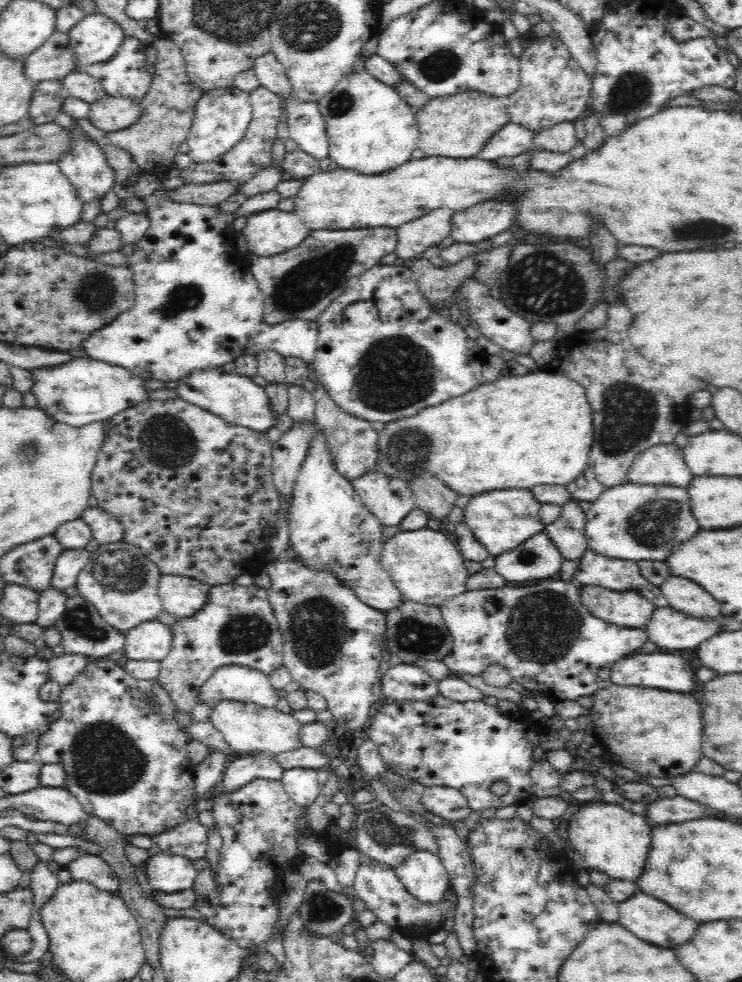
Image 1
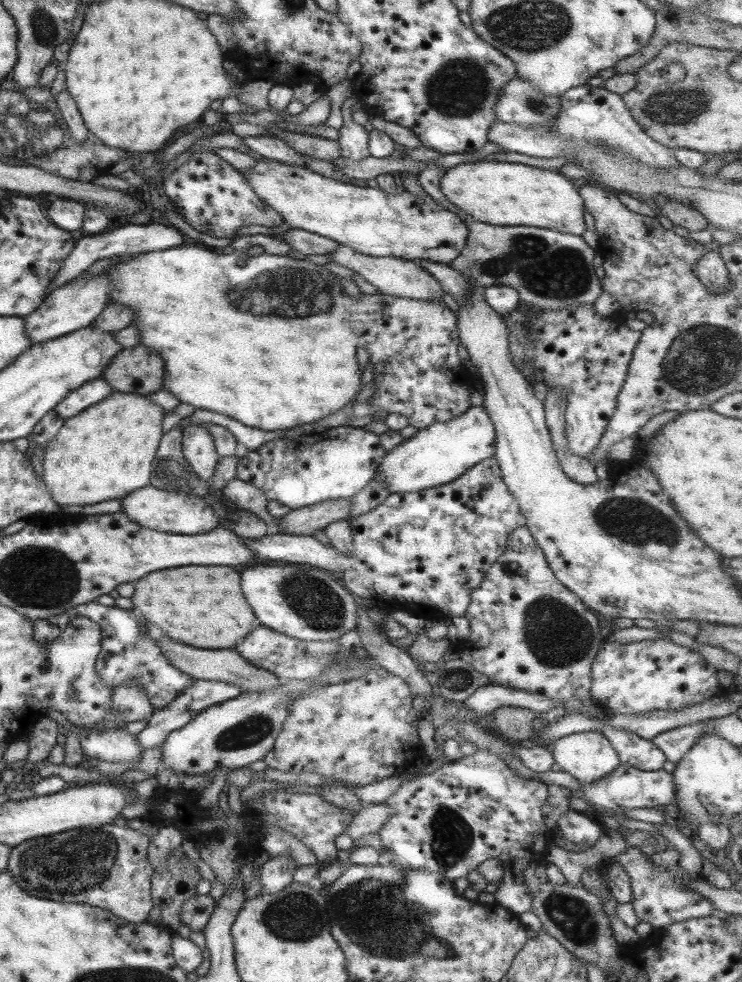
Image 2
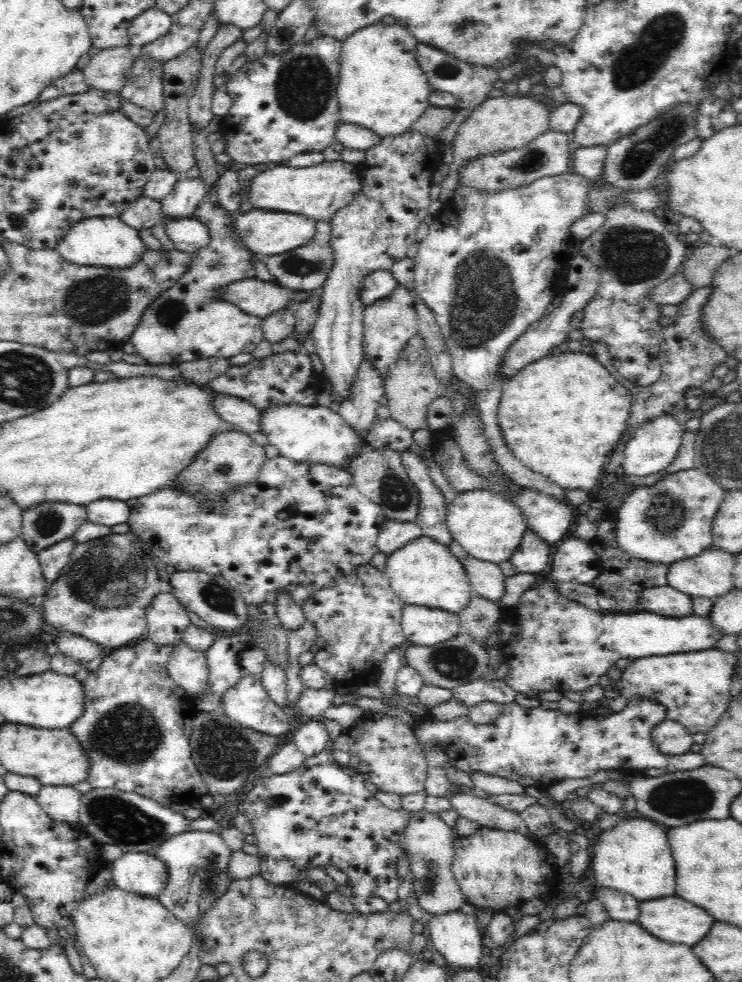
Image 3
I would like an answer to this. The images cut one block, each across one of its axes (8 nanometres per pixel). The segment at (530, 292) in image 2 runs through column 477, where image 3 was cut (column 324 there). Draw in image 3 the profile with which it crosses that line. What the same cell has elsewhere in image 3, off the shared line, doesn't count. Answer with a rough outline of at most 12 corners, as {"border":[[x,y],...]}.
{"border":[[330,222],[294,250],[261,256],[290,290],[324,287],[334,266]]}

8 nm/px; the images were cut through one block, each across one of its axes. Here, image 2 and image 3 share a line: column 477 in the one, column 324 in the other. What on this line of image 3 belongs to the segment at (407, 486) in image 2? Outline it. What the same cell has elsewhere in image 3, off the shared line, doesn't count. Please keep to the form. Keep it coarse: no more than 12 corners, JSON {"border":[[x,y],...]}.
{"border":[[330,406],[259,412],[279,455],[340,465],[361,440]]}

